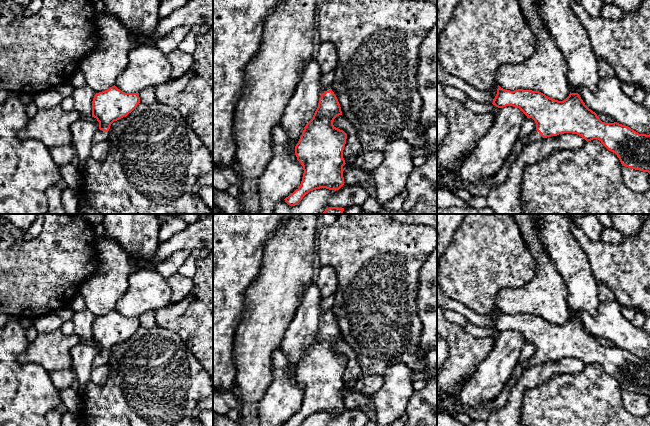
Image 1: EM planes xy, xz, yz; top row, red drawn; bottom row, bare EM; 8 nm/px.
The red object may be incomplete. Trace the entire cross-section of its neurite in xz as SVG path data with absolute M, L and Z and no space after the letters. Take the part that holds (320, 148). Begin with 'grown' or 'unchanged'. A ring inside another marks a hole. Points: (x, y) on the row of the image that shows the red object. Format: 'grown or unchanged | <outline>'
grown | M321 85L321 93L313 118L295 146L304 173L300 186L284 199L290 206L297 205L310 191L320 188L336 191L345 183L343 150L347 134L333 125L334 119L342 115L341 107L331 87Z

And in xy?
grown | M115 85L96 93L92 101L92 117L99 122L93 143L108 139L111 124L131 113L140 103L139 93L125 93Z

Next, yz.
grown | M498 85L497 94L492 104L498 108L503 108L506 106L513 106L519 108L527 116L527 118L532 118L535 121L536 130L523 139L523 143L525 146L532 142L539 141L543 138L557 136L559 134L564 134L564 133L577 134L586 141L598 139L609 151L617 155L622 166L635 170L640 170L643 172L648 172L650 174L650 134L649 135L639 134L630 127L619 124L617 122L614 123L602 122L597 116L597 114L585 105L585 103L583 102L578 93L570 92L569 96L565 100L558 101L546 96L545 94L539 91L523 90L523 89L510 91L510 90L505 90Z

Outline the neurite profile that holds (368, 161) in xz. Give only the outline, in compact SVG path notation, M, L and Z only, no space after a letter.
M382 151L363 152L358 154L358 157L351 166L371 175L381 165L383 158L384 153Z

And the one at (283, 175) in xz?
M281 126L272 131L273 156L258 179L259 214L273 214L278 202L301 184L303 166L295 155L295 146Z

